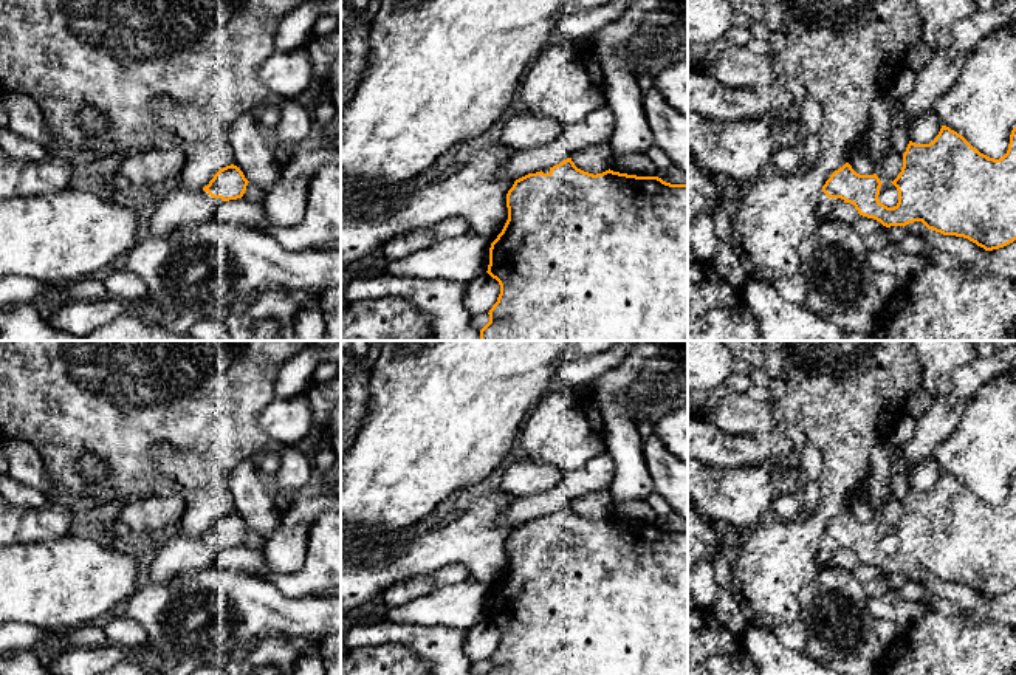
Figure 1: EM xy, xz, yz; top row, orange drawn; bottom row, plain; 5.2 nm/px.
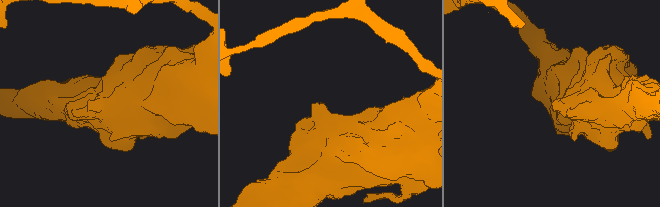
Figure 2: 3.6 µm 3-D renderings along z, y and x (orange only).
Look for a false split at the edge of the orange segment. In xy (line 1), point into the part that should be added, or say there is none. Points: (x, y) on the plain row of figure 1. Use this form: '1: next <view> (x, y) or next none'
1: next xy (181, 553)

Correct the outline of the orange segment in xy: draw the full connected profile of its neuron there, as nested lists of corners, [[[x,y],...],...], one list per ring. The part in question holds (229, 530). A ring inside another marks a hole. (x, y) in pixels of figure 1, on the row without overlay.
[[[231,511],[220,516],[203,536],[184,536],[178,531],[155,556],[152,573],[170,577],[211,568],[218,551],[243,543],[248,529],[243,519]]]

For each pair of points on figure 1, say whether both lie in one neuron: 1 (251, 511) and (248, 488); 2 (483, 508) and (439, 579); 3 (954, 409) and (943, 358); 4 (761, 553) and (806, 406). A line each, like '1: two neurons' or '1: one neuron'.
1: one neuron
2: two neurons
3: two neurons
4: one neuron

